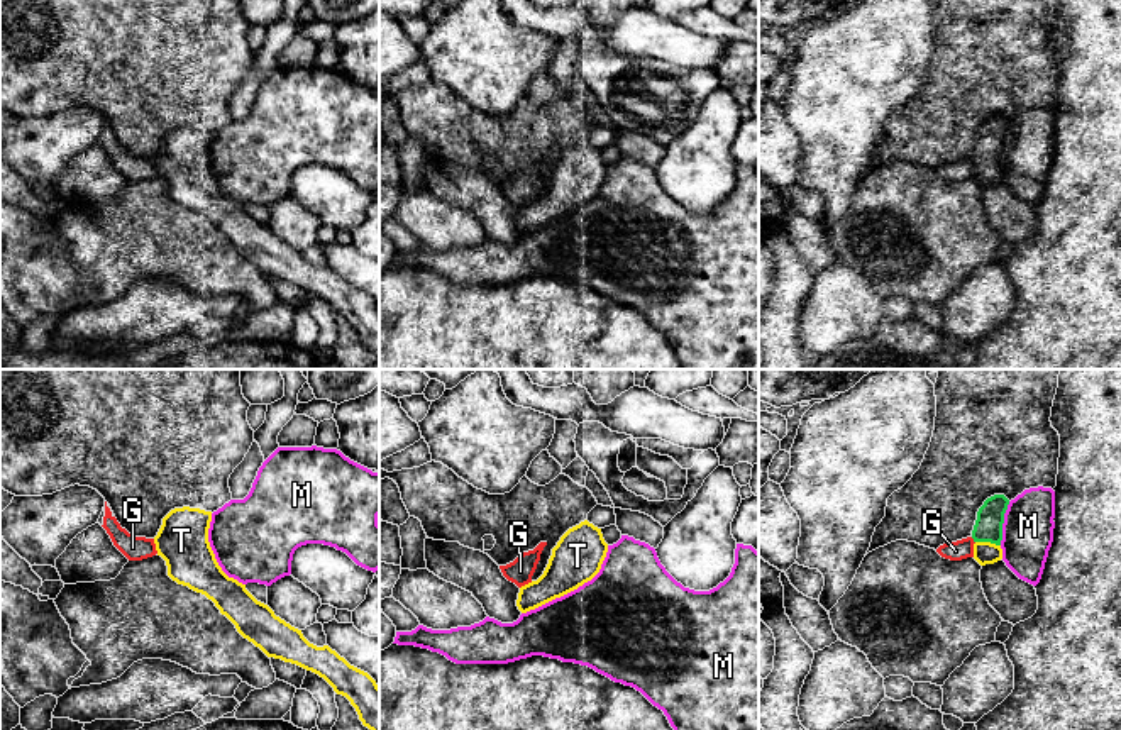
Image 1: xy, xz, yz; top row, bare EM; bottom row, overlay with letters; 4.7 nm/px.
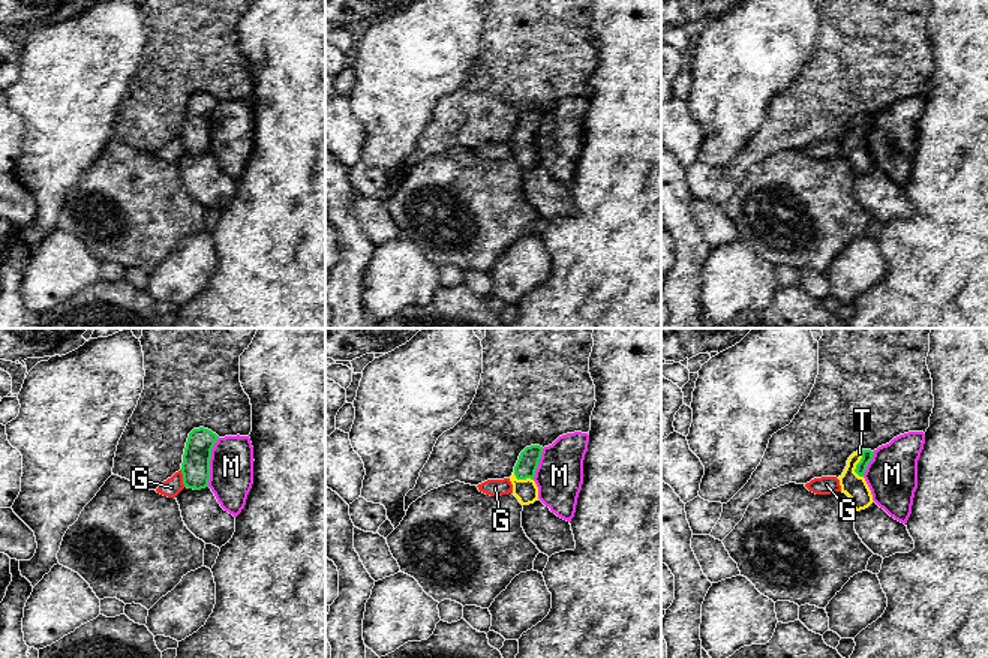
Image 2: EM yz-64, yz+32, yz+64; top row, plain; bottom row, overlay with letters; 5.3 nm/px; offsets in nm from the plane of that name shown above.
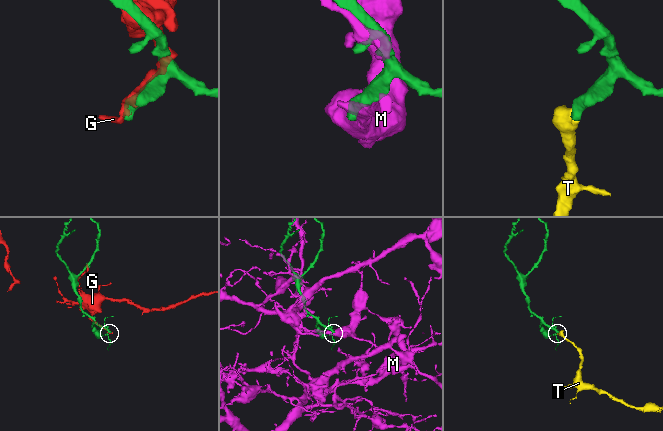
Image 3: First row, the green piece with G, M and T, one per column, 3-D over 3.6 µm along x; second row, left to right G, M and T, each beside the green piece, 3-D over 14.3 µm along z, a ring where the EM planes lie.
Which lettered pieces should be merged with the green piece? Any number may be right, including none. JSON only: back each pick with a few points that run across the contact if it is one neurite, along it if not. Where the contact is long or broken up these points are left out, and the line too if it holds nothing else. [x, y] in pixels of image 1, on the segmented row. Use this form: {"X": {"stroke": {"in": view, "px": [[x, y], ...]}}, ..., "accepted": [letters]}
{"T": {"stroke": {"in": "yz", "px": [[988, 527], [988, 541], [984, 553]]}}, "accepted": ["T"]}

